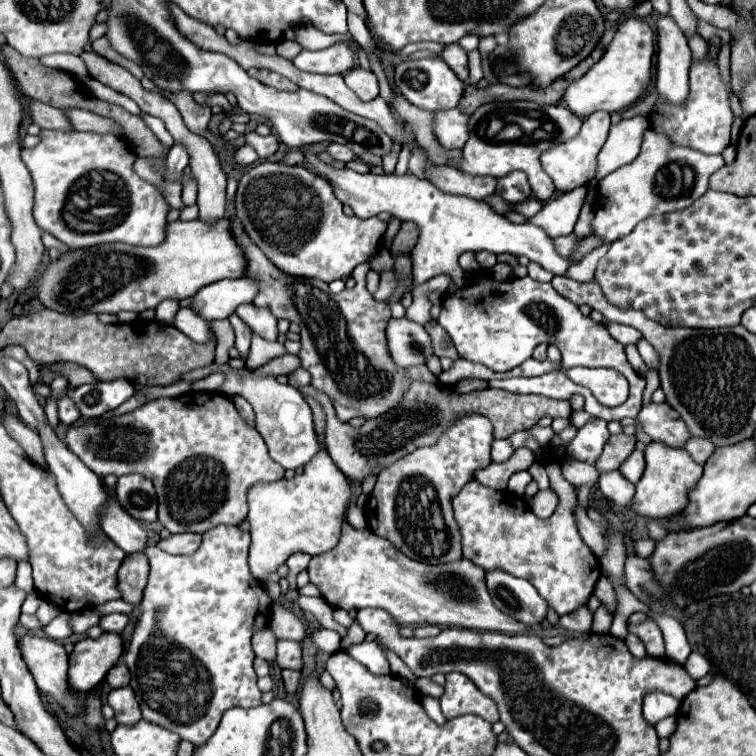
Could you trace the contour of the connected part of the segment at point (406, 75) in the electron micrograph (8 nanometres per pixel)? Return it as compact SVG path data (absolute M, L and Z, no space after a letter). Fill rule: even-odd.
M422 58L422 60L408 60L398 64L394 70L394 84L406 100L430 112L456 108L466 88L466 84L460 82L458 76L454 76L454 72L448 68L448 64L442 58Z

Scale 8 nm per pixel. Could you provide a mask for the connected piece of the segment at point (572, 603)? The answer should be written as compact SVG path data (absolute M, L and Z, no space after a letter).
M548 463L545 469L551 489L559 498L556 512L546 520L540 520L531 511L524 514L522 498L516 498L508 490L494 492L476 480L468 482L452 504L454 518L462 534L464 558L472 560L484 572L498 568L512 576L530 580L540 596L546 598L550 608L562 616L588 602L594 584L600 578L600 564L576 530L576 520L572 514L576 489L562 476L558 463Z

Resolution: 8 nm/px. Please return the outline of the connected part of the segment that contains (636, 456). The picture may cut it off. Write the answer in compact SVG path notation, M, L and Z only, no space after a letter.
M650 442L646 446L646 460L642 450L634 450L620 466L620 472L624 478L628 478L632 484L636 484L636 496L632 502L632 508L646 516L646 518L666 518L676 512L680 512L686 506L686 492L698 482L702 476L702 466L690 458L690 454L684 448L670 448L662 442Z

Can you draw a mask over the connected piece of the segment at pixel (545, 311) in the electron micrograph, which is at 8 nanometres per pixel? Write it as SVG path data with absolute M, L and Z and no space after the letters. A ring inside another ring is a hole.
M482 274L474 278L468 286L456 286L450 282L442 312L438 318L440 326L450 334L458 354L462 358L468 358L472 362L480 362L488 366L494 372L506 372L514 366L522 364L532 356L532 350L546 342L556 344L562 352L562 364L564 368L572 366L594 366L594 368L614 368L620 374L626 376L630 382L630 396L624 404L616 408L606 408L594 400L594 394L582 386L572 384L562 372L550 372L540 378L508 378L508 380L492 380L488 382L492 388L502 388L512 394L544 394L558 400L570 400L574 394L582 394L586 400L584 410L590 412L596 418L602 418L606 422L610 420L622 420L624 416L636 418L642 408L642 392L644 392L644 378L634 372L634 368L628 364L624 346L618 344L604 324L592 322L588 316L584 316L576 304L562 298L552 284L536 282L528 276L524 278L510 278L506 282L496 282L488 274Z

